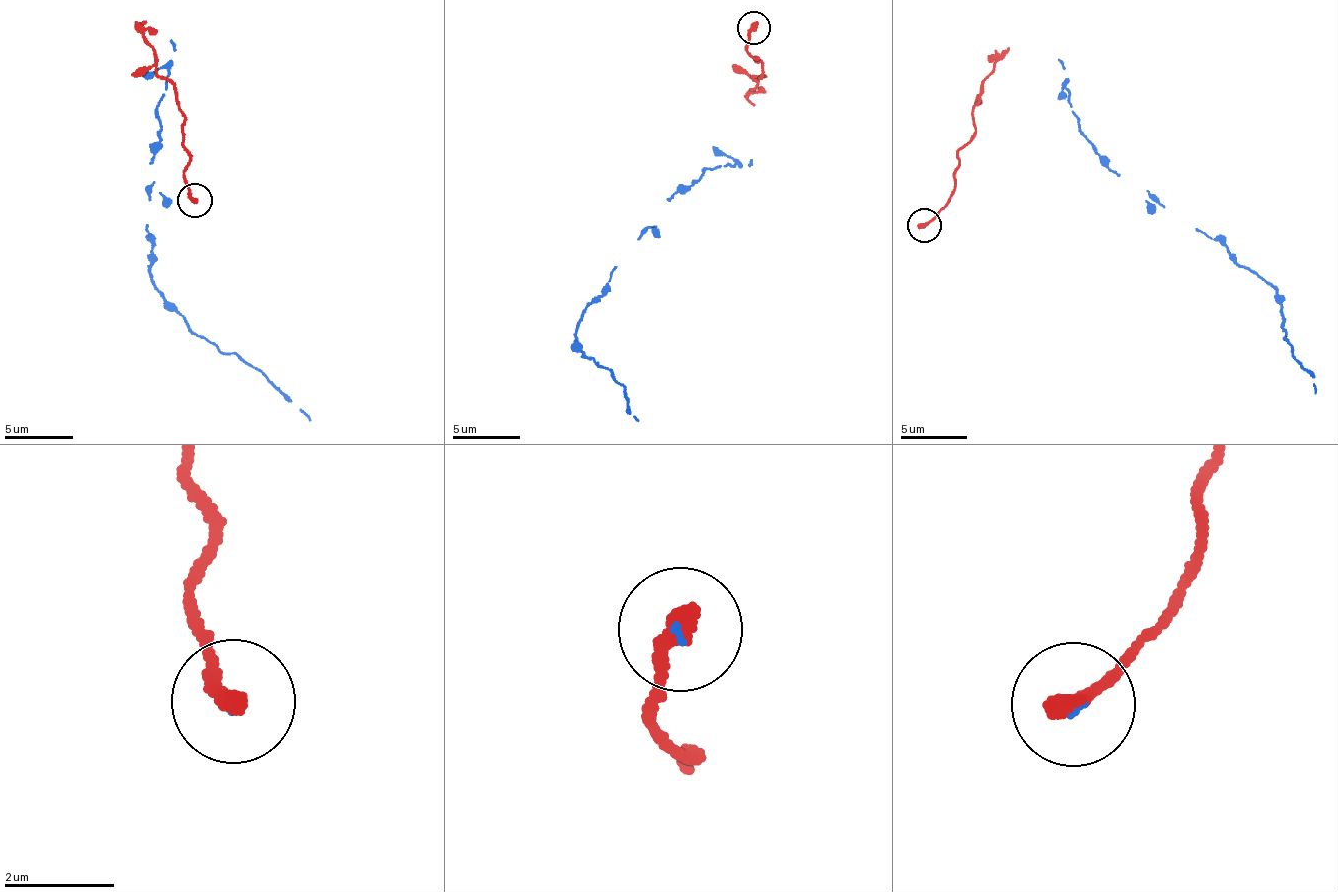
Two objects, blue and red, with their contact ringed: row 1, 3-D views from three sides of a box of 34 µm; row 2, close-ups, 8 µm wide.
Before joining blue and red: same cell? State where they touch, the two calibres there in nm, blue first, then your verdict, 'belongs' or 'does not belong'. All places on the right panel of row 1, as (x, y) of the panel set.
at (924, 225); 70 nm thick on the blue side, 400 nm on the other; belongs

